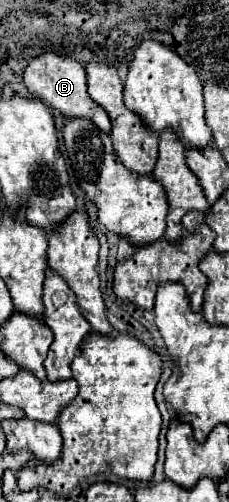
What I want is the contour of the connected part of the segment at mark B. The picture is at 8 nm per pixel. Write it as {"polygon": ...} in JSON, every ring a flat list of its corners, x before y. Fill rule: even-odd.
{"polygon":[[45,52,25,68,23,82,35,98,45,102,49,108,59,110,63,116,67,116,67,118,87,118,101,132,105,132,105,134,111,132,111,120,109,120,107,112,103,112,103,108,99,108,99,104,95,104,87,94,87,74,85,74,85,66,81,66,79,62,75,62,71,58,57,56,55,52]]}

